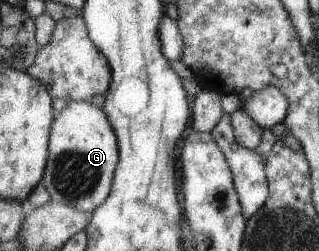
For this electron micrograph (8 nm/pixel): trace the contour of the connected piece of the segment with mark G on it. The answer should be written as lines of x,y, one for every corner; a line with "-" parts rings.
67,101
51,130
49,164
41,184
54,201
93,213
106,202
113,189
121,160
117,132
104,108
96,108
89,101

